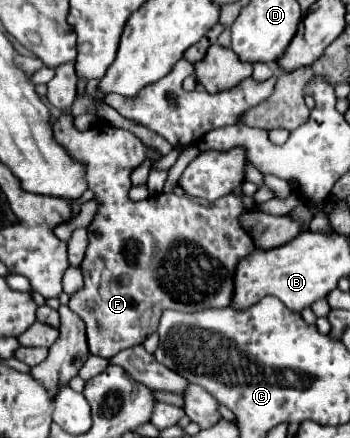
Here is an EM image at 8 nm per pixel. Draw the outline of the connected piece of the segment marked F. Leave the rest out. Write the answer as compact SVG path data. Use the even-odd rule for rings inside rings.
M61 114L57 124L53 126L53 138L69 152L69 156L73 156L73 160L85 164L87 186L95 196L93 200L99 202L97 214L87 228L89 246L81 262L85 284L83 288L73 292L69 300L69 308L77 312L87 324L87 342L91 354L111 358L125 348L143 344L143 340L157 330L161 310L165 308L195 312L213 306L229 306L233 294L235 266L241 258L255 250L251 238L245 234L245 230L241 230L237 220L239 214L245 210L239 196L223 196L211 208L199 206L177 194L155 194L141 202L133 202L129 198L131 170L139 166L145 158L149 158L151 164L160 158L152 148L139 142L135 134L113 128L105 122L97 122L93 128L77 132L71 124L67 126L67 114Z

